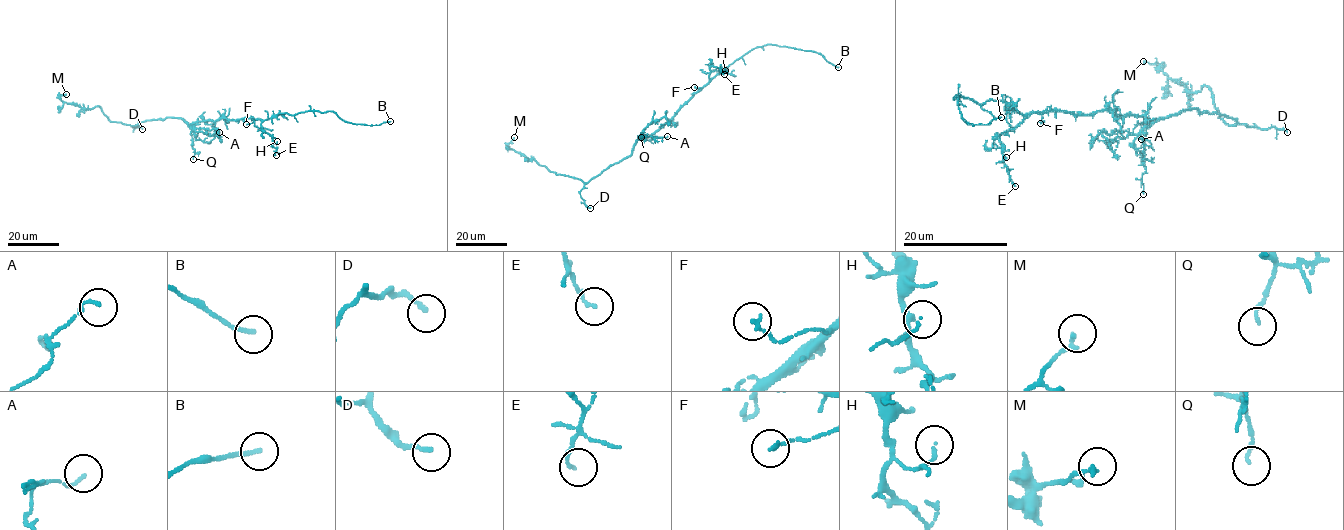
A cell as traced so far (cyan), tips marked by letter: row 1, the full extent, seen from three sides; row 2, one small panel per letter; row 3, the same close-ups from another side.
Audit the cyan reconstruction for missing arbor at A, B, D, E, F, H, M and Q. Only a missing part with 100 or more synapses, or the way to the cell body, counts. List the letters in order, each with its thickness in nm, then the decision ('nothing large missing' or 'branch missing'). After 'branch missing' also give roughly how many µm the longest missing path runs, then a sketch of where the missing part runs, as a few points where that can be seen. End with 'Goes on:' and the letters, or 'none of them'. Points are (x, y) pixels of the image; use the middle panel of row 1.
A: 120 nm thick; nothing large missing
B: 150 nm thick; branch missing; about 15 µm are missing; missing branch runs (838, 67), (863, 83)
D: 160 nm thick; nothing large missing
E: 130 nm thick; nothing large missing
F: 160 nm thick; nothing large missing
H: 100 nm thick; nothing large missing
M: 200 nm thick; nothing large missing
Q: 110 nm thick; nothing large missing
Goes on: B

